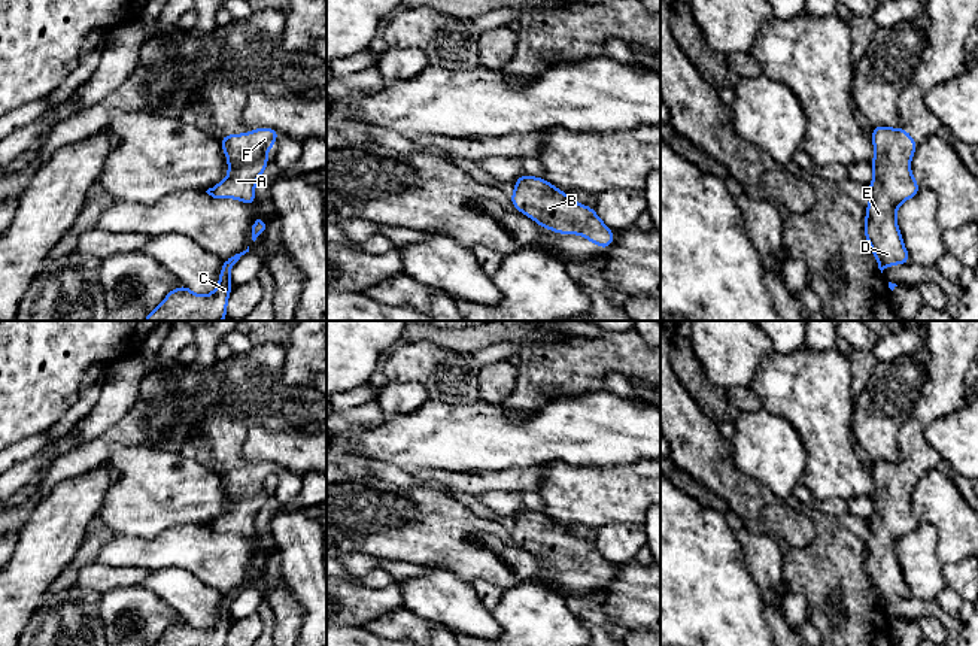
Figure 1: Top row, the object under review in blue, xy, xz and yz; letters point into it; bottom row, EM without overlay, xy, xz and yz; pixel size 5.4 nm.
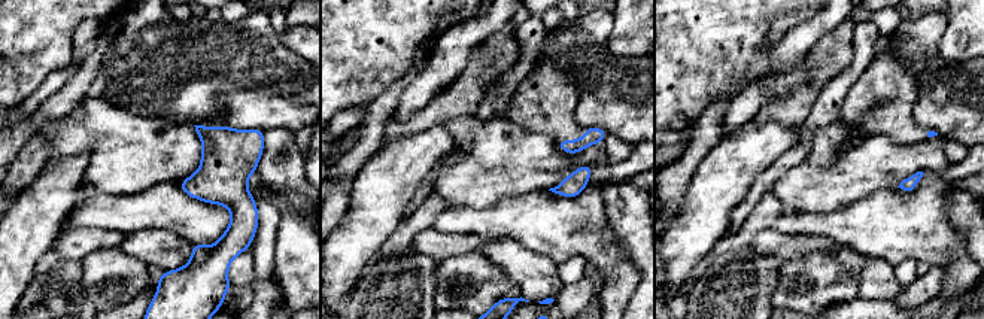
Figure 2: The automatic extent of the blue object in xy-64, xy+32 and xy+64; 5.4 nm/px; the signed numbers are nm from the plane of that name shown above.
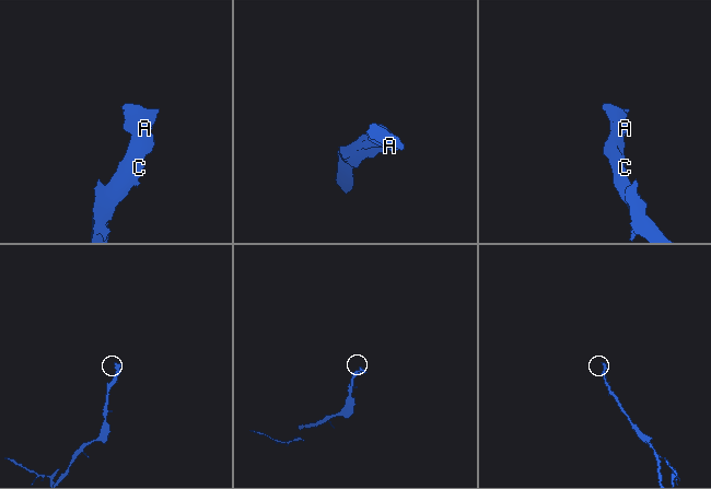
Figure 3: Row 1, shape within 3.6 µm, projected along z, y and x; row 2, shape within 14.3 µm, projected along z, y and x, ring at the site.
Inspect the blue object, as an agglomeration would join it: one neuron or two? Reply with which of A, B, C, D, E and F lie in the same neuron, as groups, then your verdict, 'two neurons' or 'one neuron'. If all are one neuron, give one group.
groups A B C D E F; one neuron

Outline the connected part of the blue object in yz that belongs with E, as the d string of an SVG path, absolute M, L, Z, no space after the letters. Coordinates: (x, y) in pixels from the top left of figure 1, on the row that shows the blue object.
M875 125L871 133L871 140L875 148L875 155L871 161L874 167L874 181L868 186L871 197L866 206L865 219L865 237L877 258L878 269L883 270L893 264L908 264L911 263L909 254L905 249L897 222L896 212L897 207L908 198L918 194L920 185L911 175L911 158L917 149L917 142L908 134L903 127L887 128L884 125Z

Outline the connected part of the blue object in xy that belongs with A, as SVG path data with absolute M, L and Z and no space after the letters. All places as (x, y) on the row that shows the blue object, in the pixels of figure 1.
M274 128L250 130L246 134L221 137L221 145L228 158L228 178L206 192L213 198L237 198L255 204L255 182L268 164L267 151L279 137Z

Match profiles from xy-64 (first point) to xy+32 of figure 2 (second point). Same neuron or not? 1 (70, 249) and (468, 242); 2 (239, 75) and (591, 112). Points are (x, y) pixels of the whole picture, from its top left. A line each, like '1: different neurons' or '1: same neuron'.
1: same neuron
2: same neuron

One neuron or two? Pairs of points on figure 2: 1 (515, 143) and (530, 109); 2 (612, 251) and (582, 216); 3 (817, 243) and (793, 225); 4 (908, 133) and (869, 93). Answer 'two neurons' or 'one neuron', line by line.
1: two neurons
2: one neuron
3: two neurons
4: one neuron

